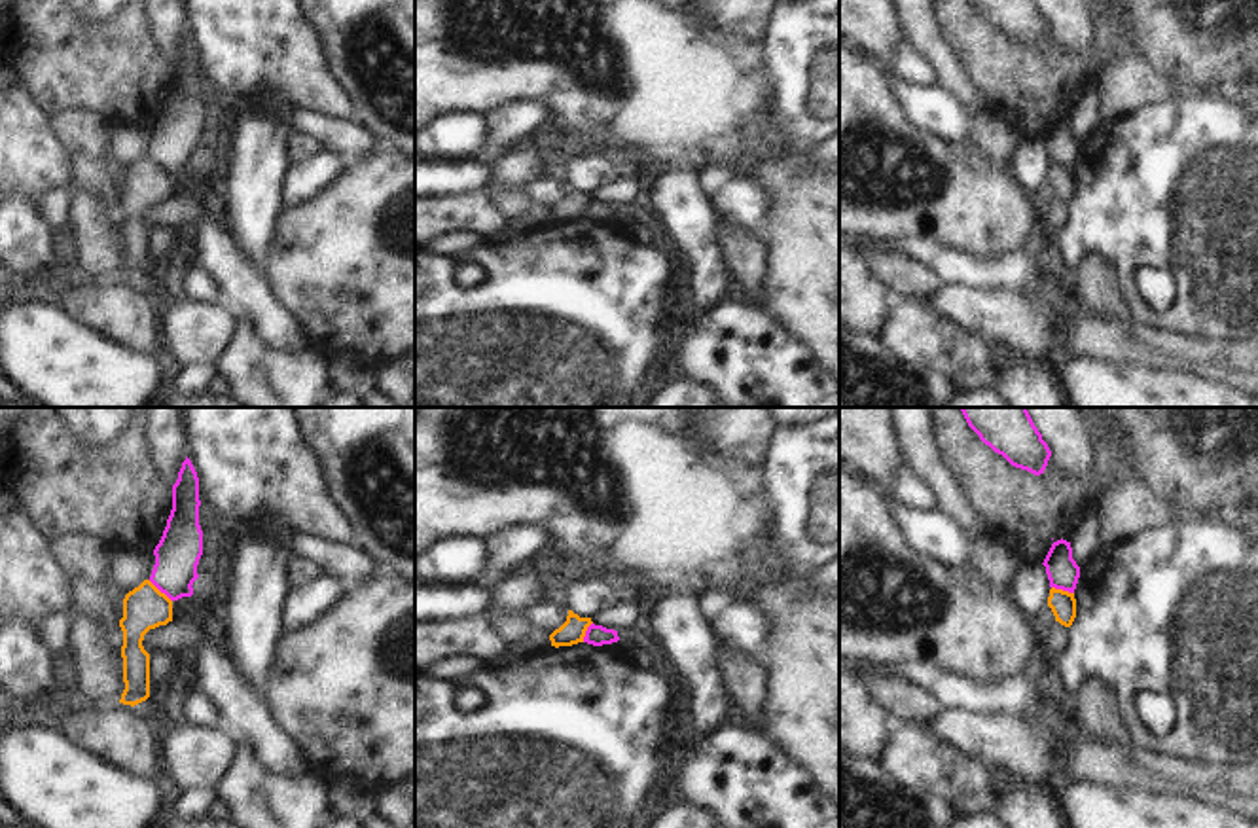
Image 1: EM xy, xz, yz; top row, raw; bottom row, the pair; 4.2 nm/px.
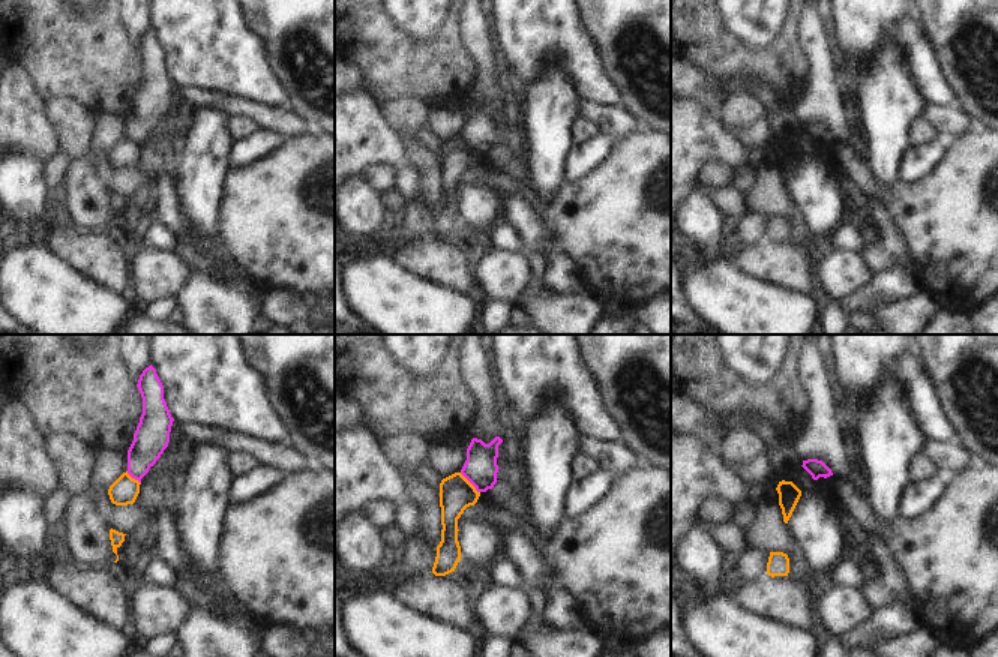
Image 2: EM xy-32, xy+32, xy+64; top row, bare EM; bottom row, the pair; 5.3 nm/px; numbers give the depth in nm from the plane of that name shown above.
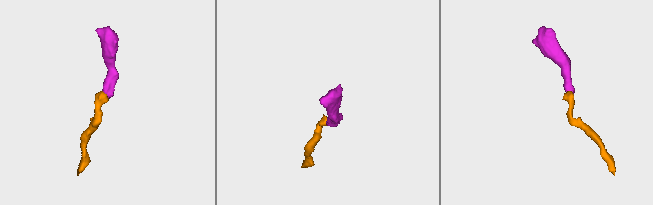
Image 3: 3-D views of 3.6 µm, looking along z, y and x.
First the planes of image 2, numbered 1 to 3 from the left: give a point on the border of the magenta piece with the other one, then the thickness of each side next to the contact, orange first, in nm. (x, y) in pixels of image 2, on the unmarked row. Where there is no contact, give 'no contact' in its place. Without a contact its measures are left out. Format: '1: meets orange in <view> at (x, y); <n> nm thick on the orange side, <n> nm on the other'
1: meets orange in xy-32 at (134, 143); 150 nm thick on the orange side, 190 nm on the other
2: meets orange in xy+32 at (470, 147); 180 nm thick on the orange side, 180 nm on the other
3: no contact

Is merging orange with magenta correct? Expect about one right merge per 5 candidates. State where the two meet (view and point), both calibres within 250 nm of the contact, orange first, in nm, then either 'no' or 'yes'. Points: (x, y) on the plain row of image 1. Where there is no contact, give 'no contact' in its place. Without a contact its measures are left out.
xy (158, 165) | 180/190 nm | no

